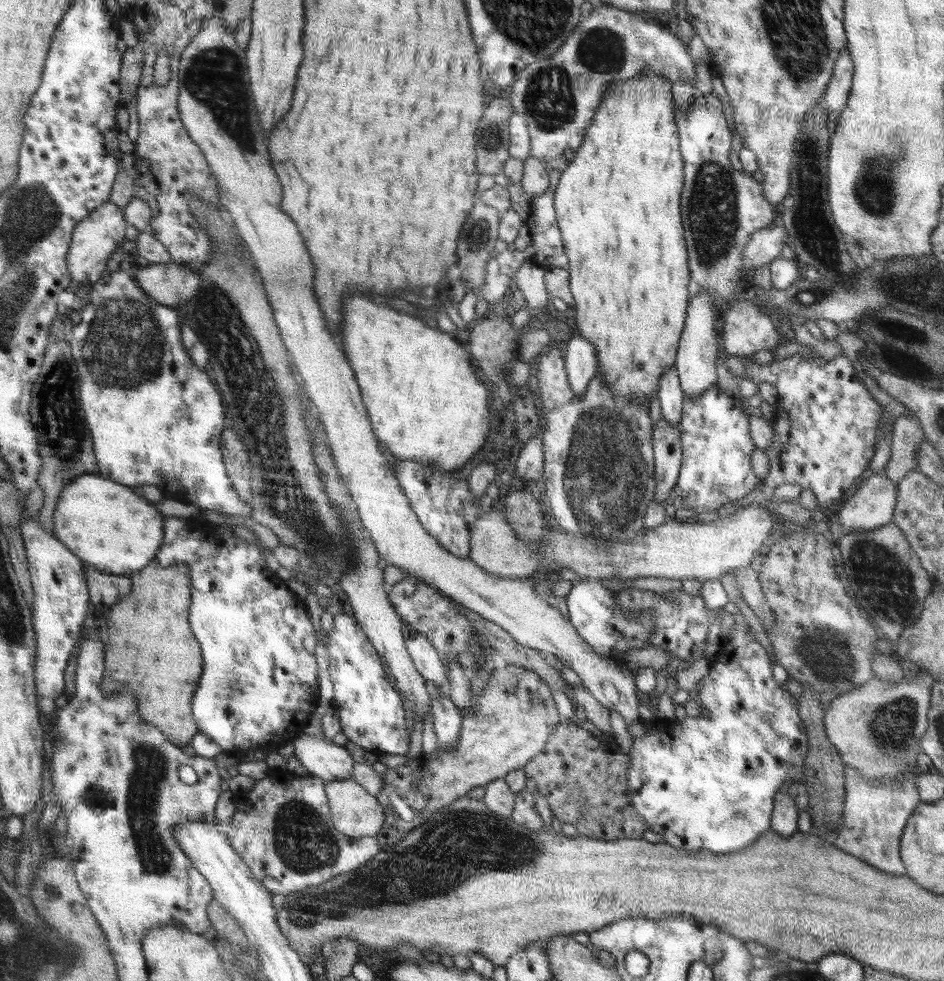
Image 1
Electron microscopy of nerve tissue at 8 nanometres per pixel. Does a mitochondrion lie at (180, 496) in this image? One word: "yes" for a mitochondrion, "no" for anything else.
no

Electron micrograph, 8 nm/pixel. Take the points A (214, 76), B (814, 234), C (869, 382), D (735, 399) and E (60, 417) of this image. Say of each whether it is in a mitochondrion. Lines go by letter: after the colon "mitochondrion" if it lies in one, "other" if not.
A: mitochondrion
B: mitochondrion
C: other
D: other
E: mitochondrion

